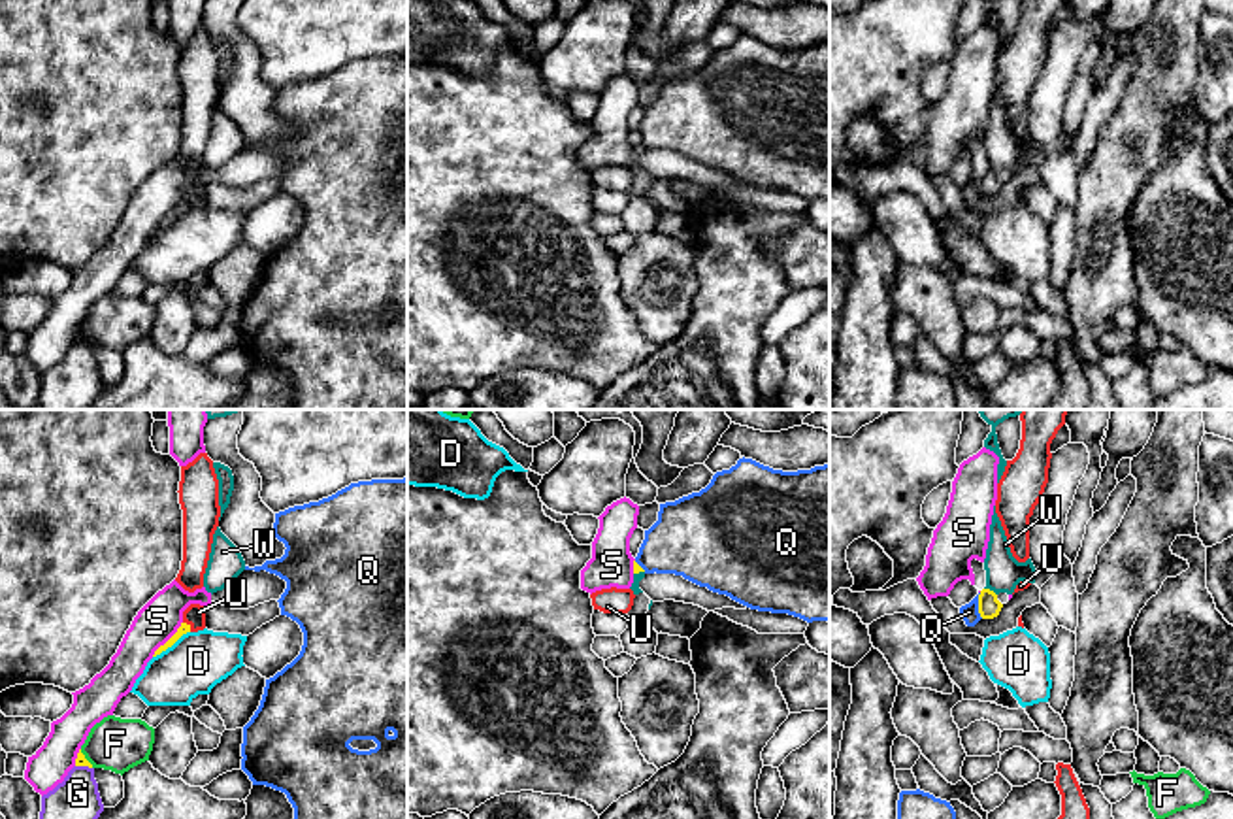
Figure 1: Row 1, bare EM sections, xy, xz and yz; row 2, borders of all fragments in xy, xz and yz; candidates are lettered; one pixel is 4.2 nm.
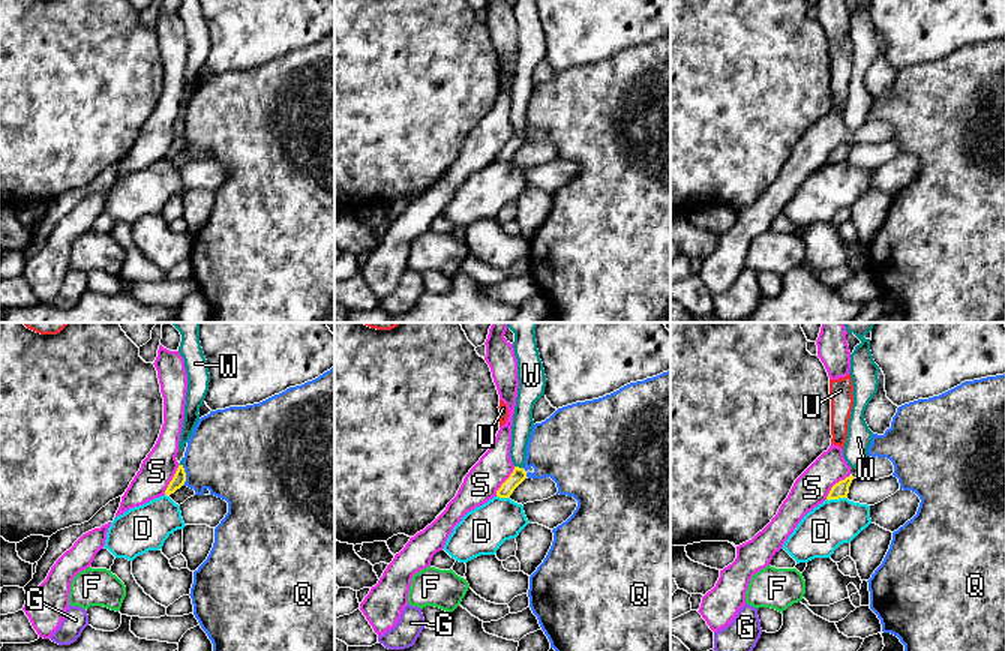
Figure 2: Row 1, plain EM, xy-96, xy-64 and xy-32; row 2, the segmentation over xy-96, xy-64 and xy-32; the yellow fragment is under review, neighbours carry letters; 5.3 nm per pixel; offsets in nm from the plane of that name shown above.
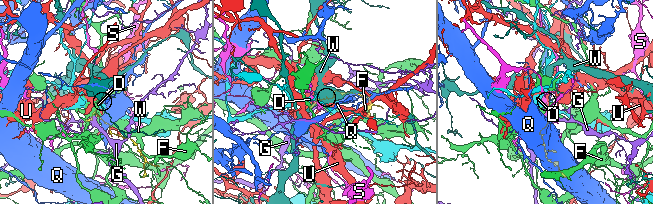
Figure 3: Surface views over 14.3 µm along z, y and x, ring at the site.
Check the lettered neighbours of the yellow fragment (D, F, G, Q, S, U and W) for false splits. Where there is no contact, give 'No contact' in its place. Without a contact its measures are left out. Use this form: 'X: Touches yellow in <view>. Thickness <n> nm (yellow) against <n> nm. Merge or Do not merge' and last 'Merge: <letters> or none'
D: Touches yellow in xy. Thickness 50 nm (yellow) against 240 nm. Do not merge
F: Touches yellow in xy. Thickness 50 nm (yellow) against 220 nm. Do not merge
G: Touches yellow in xy. Thickness 50 nm (yellow) against 240 nm. Do not merge
Q: Touches yellow in yz. Thickness 100 nm (yellow) against 80 nm. Do not merge
S: Touches yellow in xy. Thickness 50 nm (yellow) against 180 nm. Do not merge
U: Touches yellow in xy. Thickness 50 nm (yellow) against 90 nm. Do not merge
W: Touches yellow in yz. Thickness 100 nm (yellow) against 160 nm. Merge
Merge: W

